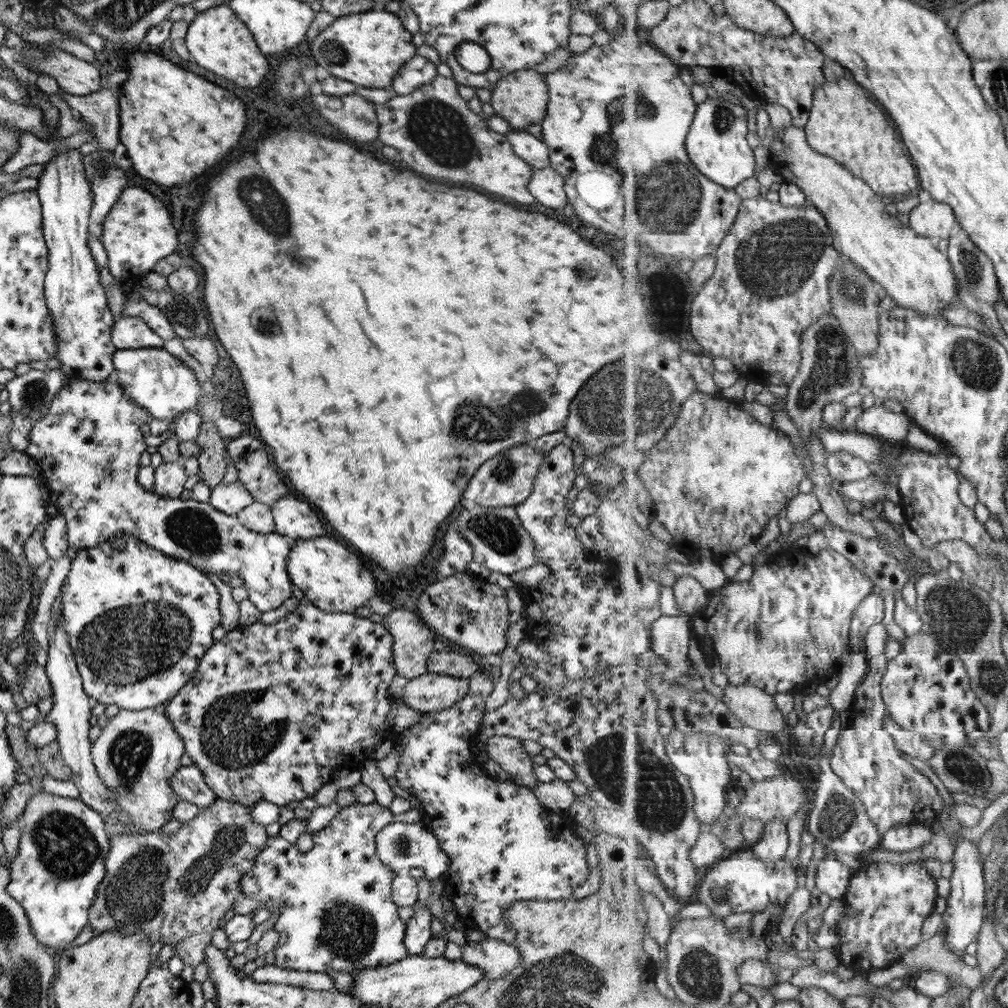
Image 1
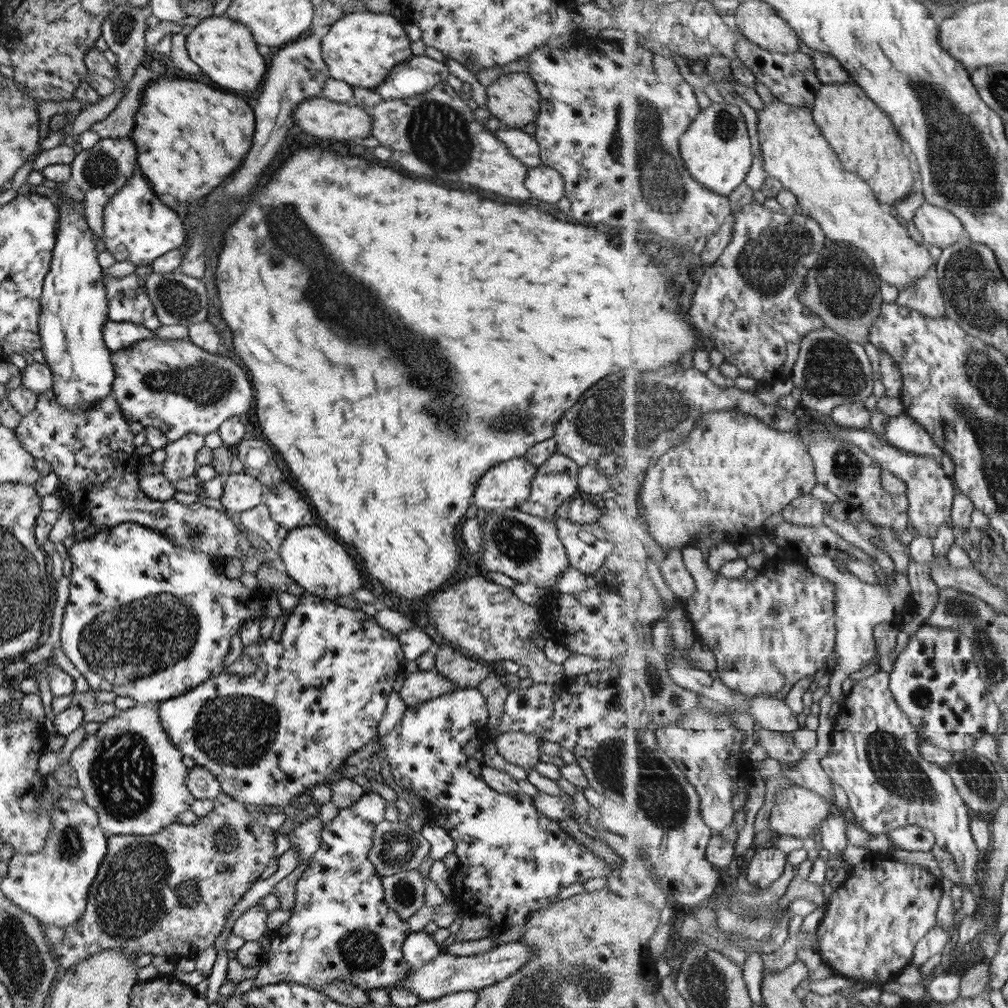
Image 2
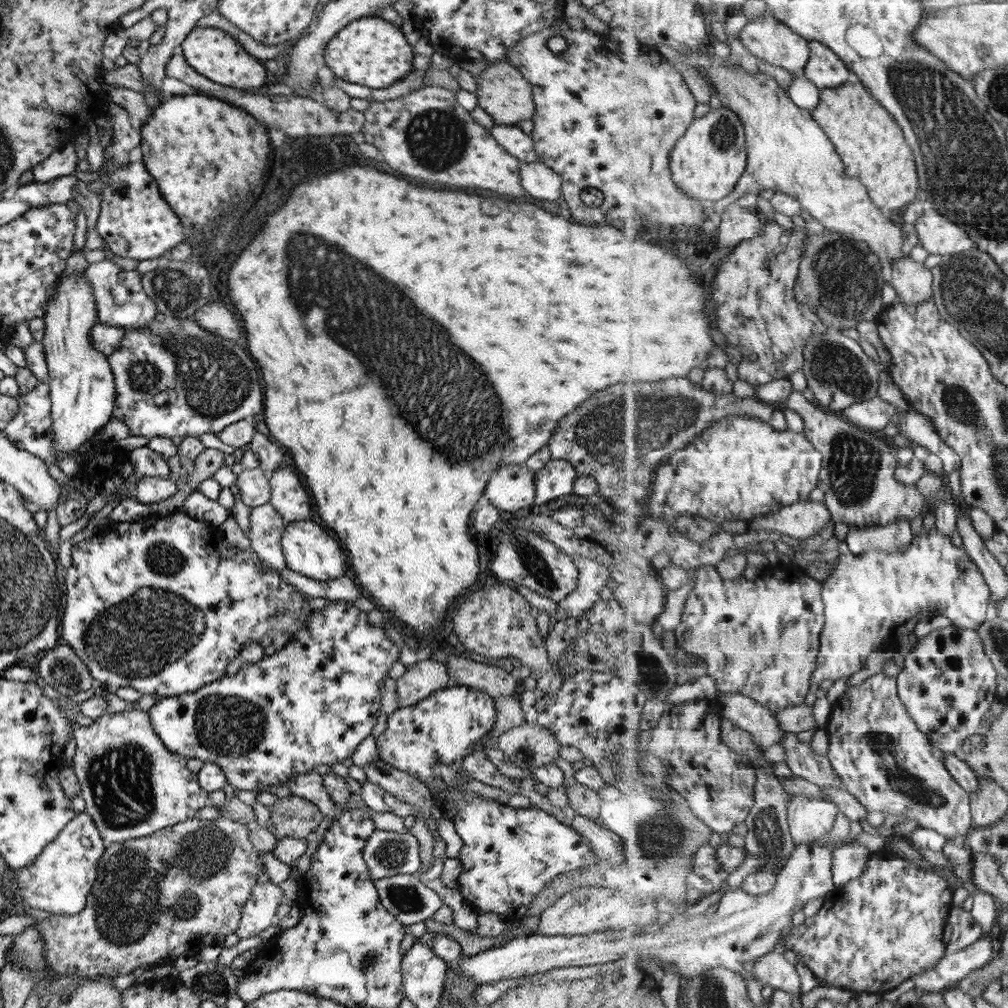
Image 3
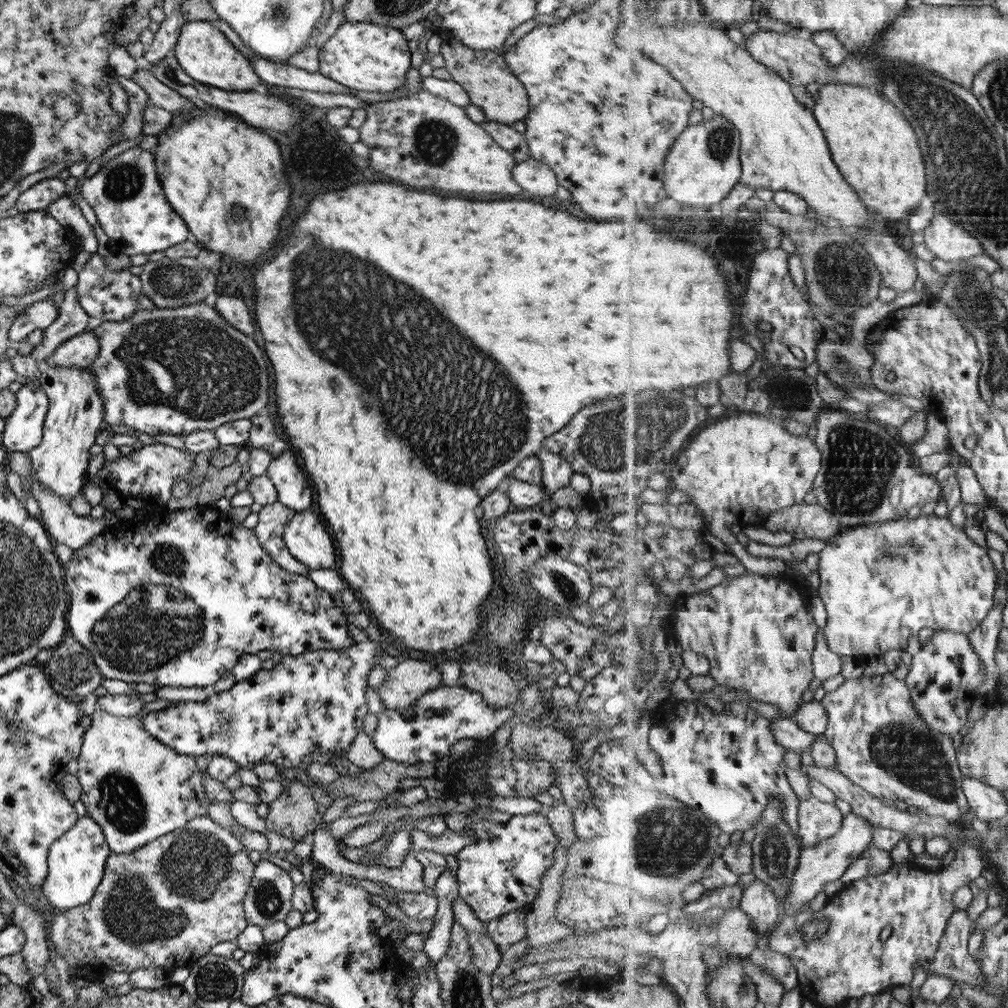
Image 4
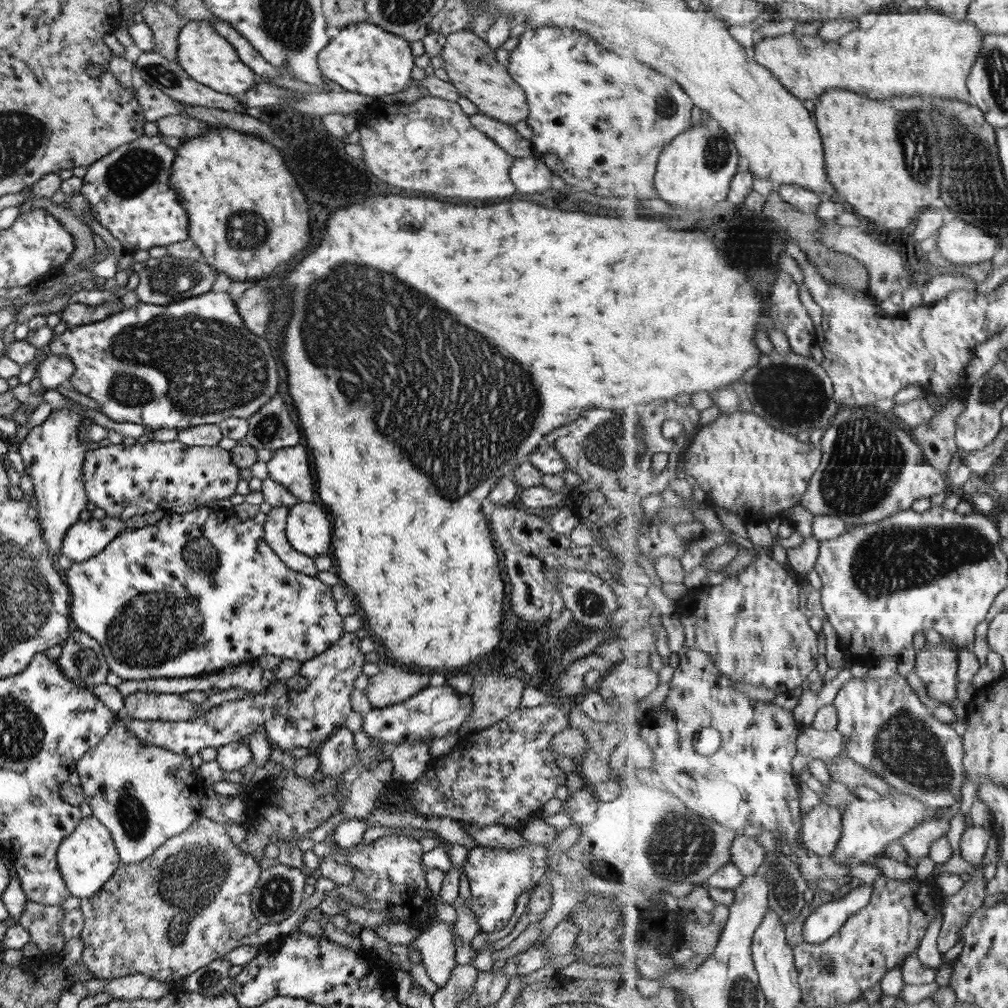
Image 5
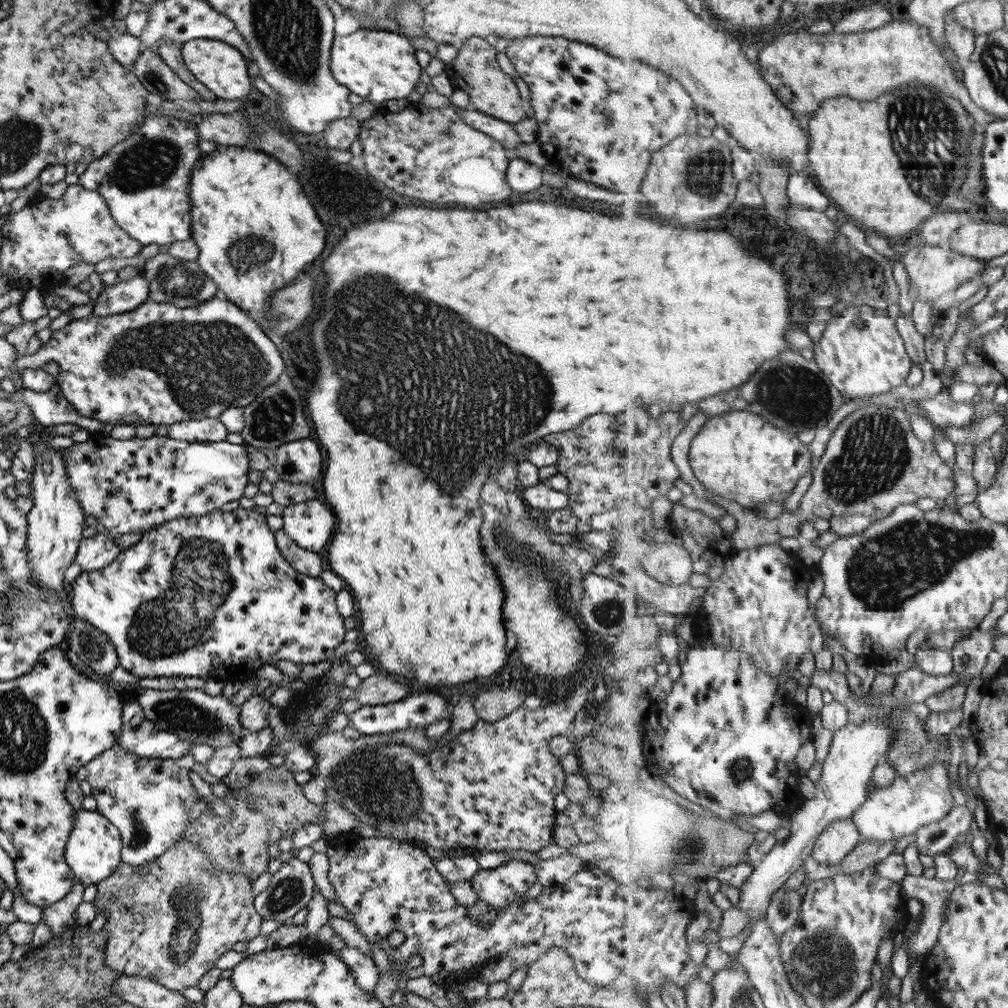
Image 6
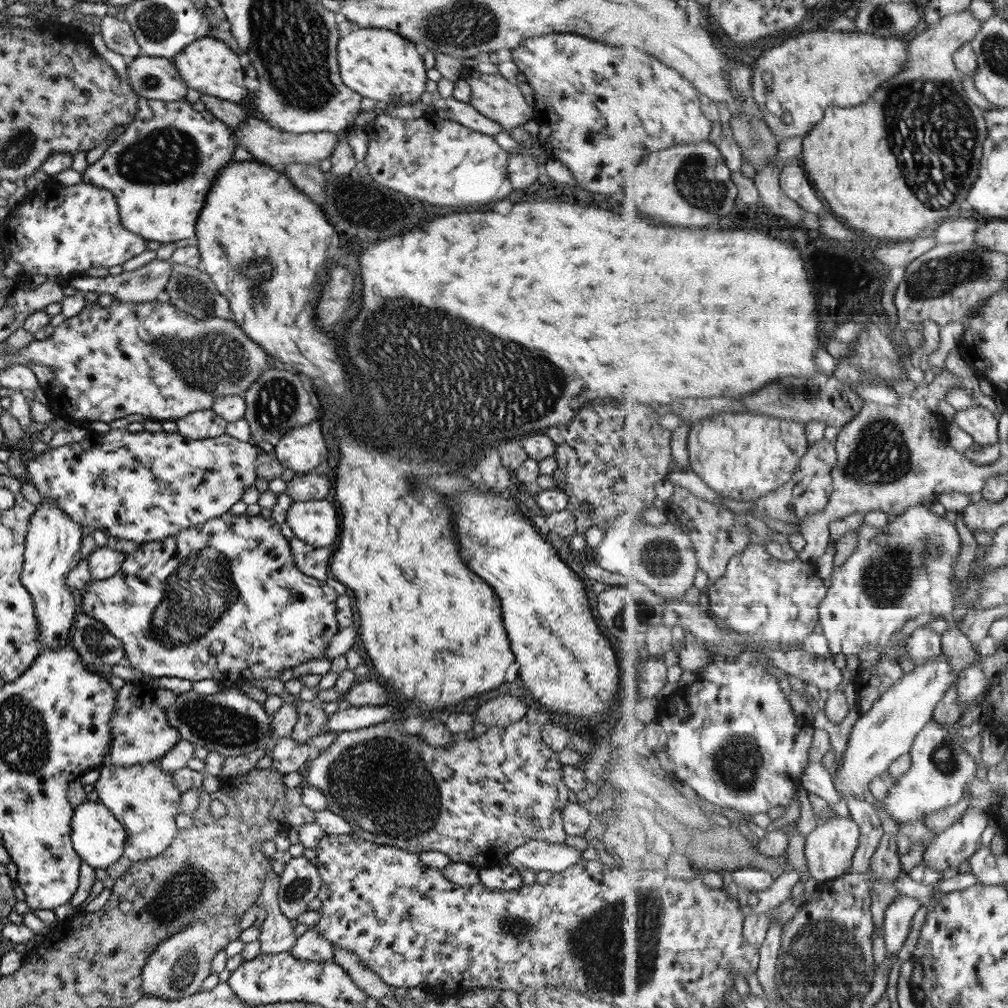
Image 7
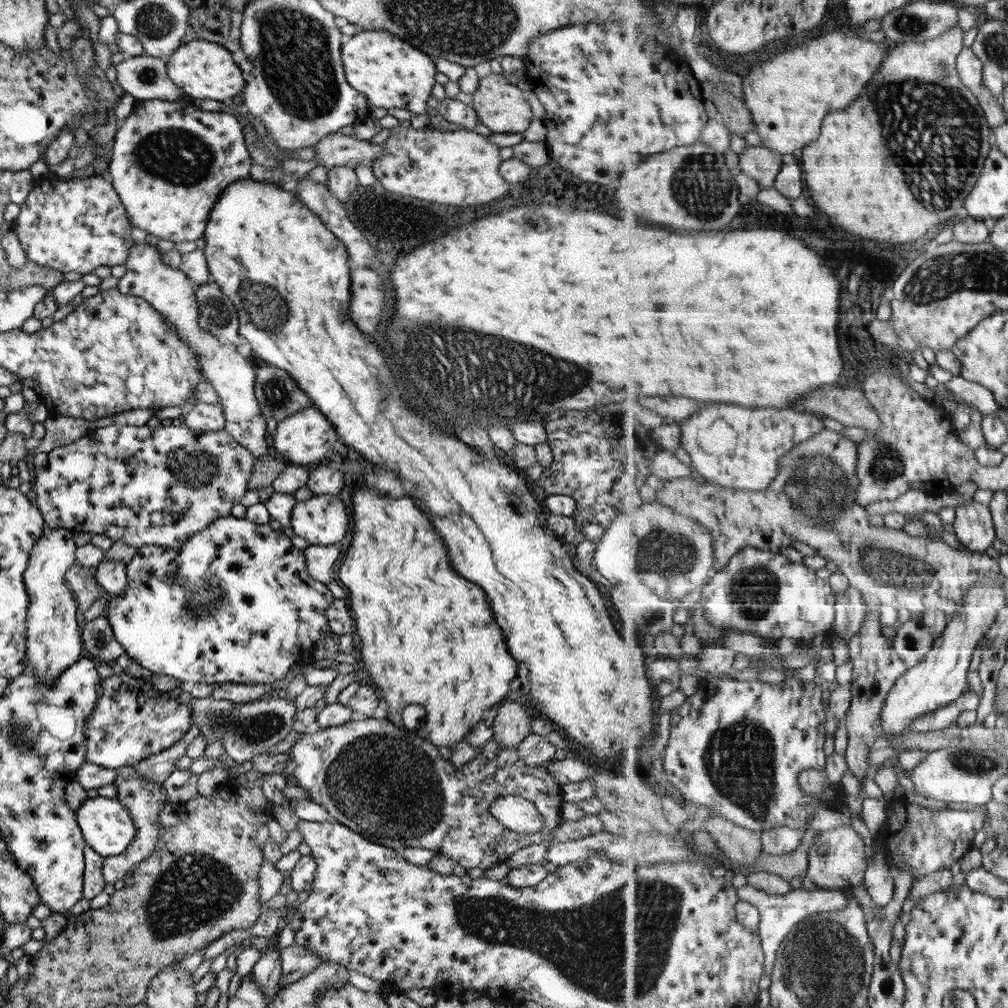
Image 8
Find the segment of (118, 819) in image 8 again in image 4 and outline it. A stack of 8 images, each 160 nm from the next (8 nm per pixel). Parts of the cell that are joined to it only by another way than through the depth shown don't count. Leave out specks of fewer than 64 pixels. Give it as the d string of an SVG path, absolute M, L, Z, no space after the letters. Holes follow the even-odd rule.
M86 814L79 817L57 840L48 846L46 856L47 872L40 891L47 902L63 910L85 904L97 888L105 868L105 859L109 856L109 847L105 844L101 827Z

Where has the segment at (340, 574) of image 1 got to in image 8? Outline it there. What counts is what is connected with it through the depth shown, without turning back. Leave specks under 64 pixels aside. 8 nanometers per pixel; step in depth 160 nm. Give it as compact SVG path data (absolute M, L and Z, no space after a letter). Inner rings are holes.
M315 494L305 501L297 501L290 514L289 528L293 529L293 535L305 539L309 545L330 546L340 542L348 532L345 504L337 498L337 494Z

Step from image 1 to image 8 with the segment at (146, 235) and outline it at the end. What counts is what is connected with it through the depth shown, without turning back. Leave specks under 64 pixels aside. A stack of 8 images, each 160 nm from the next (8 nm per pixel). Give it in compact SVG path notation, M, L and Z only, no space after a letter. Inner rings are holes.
M187 97L178 101L136 101L133 111L123 120L123 126L114 133L112 155L106 167L107 180L138 234L151 234L174 243L193 242L201 238L209 211L219 193L235 180L251 178L251 160L239 122L231 114L221 111L201 112L192 101Z

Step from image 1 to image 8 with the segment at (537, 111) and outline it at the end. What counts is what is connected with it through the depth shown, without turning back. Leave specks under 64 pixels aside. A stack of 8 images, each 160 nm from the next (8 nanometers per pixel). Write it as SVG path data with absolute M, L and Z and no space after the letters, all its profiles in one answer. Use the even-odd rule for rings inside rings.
M483 73L477 89L470 96L470 104L476 112L478 122L484 124L492 133L517 134L523 132L532 120L529 104L526 102L526 89L513 86L505 80L505 73Z

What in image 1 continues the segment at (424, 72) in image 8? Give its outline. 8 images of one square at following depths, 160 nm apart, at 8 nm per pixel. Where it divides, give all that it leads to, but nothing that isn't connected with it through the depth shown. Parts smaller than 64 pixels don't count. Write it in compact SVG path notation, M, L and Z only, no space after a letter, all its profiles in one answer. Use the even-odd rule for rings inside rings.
M373 8L336 17L312 42L312 58L331 76L349 80L357 88L385 88L401 65L415 55L412 36L401 25L401 20L389 9Z

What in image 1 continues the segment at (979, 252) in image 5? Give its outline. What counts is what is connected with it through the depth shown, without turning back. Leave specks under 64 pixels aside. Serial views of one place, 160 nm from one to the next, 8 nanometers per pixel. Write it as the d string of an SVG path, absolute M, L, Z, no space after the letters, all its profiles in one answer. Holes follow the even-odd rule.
M935 200L919 203L909 214L909 226L921 236L936 241L949 239L957 223L953 207Z

